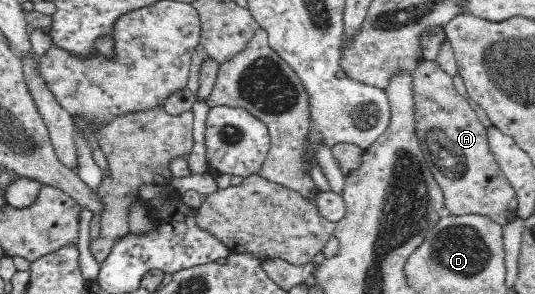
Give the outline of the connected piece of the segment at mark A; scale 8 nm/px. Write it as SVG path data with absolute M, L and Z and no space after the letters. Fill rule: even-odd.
M423 59L412 72L411 93L414 106L414 131L421 150L427 157L432 175L442 188L446 213L463 215L483 215L500 225L511 222L518 216L518 200L515 189L503 174L497 157L488 144L489 129L477 118L468 102L455 91L452 76L443 71L435 60Z

